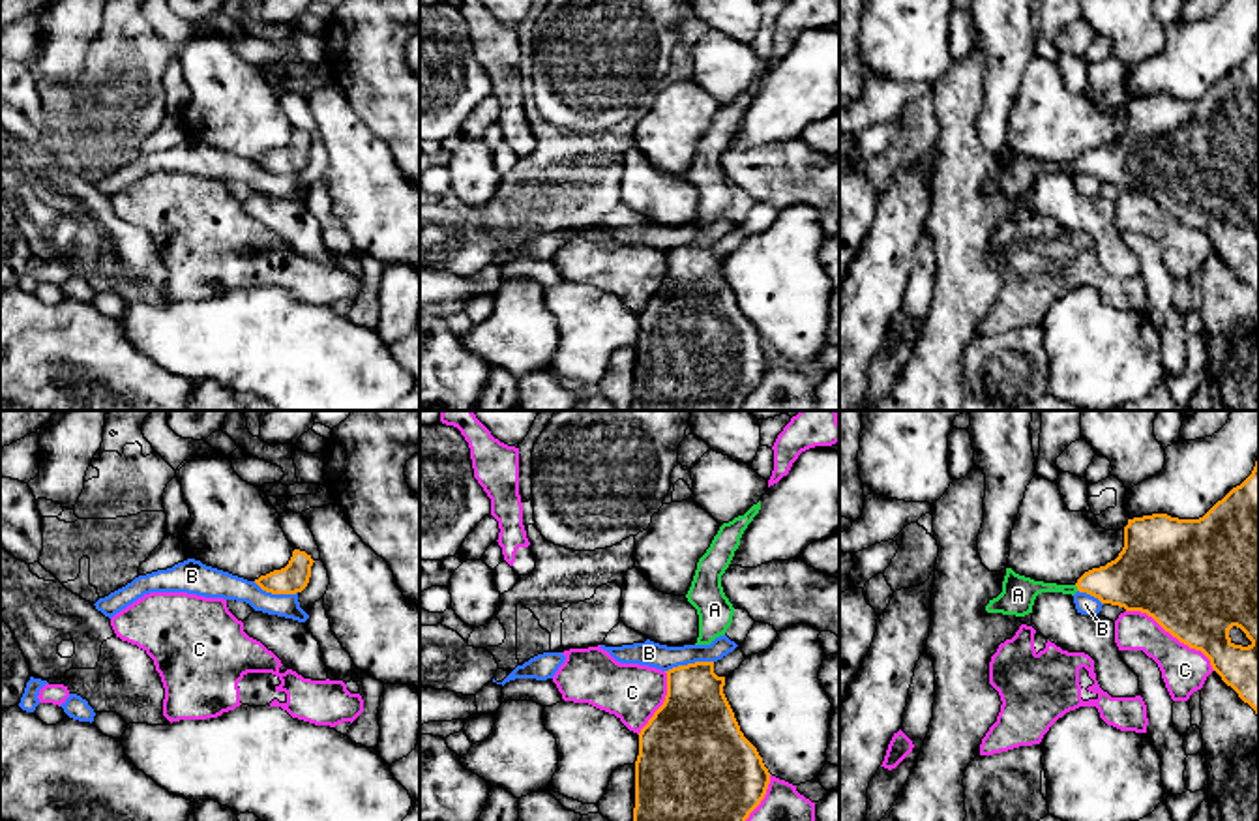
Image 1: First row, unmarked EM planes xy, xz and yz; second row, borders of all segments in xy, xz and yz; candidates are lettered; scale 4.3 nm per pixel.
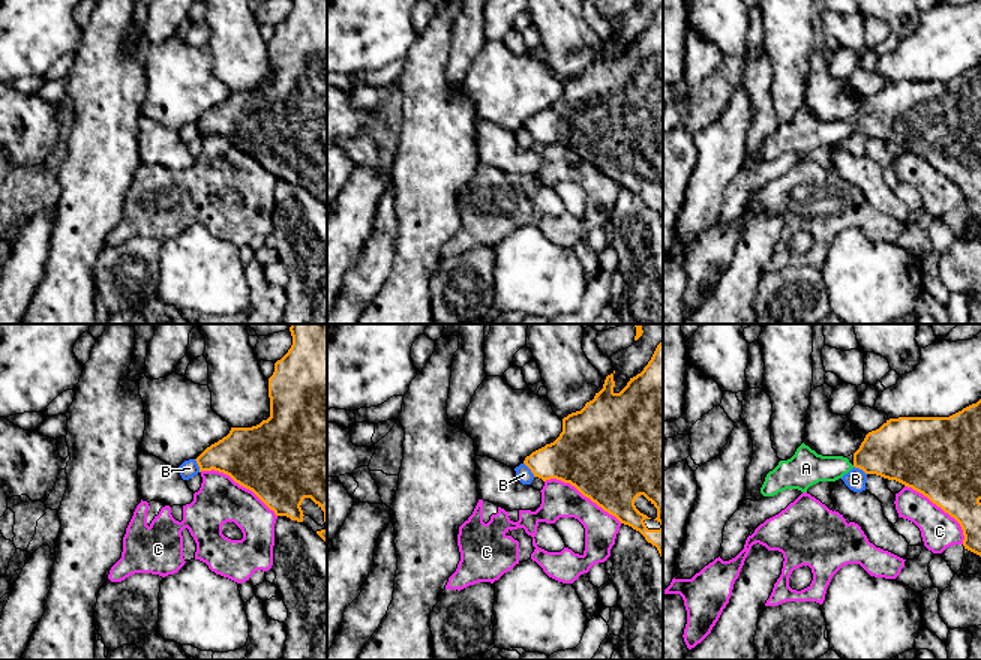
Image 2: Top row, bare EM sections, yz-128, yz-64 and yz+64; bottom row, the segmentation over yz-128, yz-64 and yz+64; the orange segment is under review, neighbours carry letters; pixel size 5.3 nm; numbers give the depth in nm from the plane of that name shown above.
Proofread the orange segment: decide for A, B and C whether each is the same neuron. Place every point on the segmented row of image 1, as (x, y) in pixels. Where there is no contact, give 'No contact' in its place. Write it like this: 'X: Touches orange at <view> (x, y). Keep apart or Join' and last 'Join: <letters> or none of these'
A: Touches orange at yz (1076, 585). Join
B: Touches orange at xz (688, 664). Keep apart
C: Touches orange at yz (1173, 636). Keep apart
Join: A

